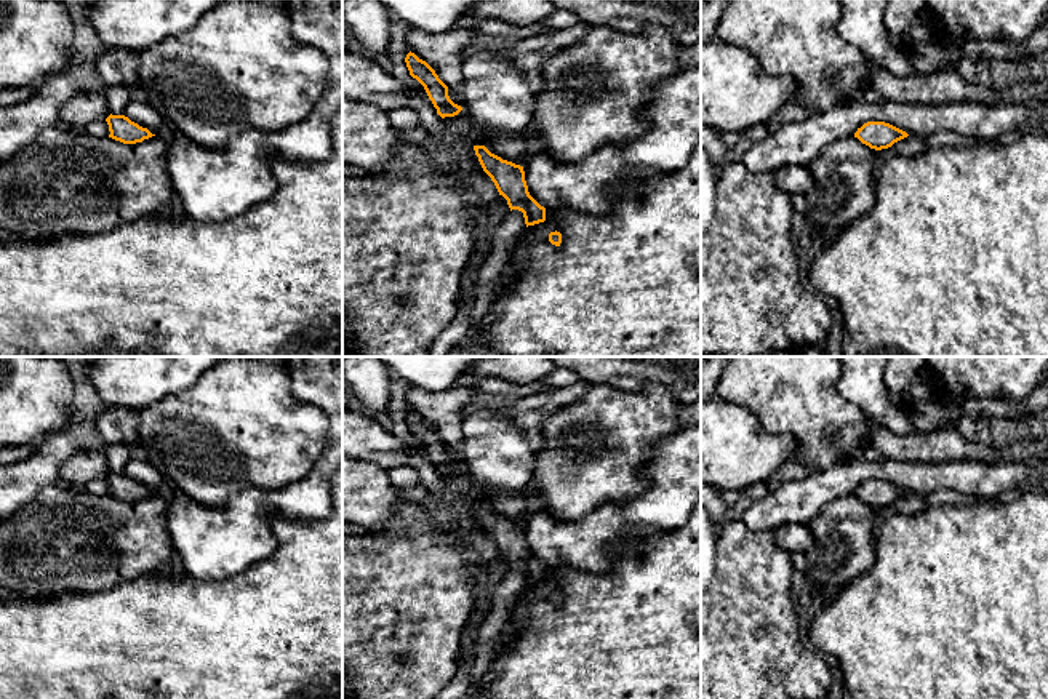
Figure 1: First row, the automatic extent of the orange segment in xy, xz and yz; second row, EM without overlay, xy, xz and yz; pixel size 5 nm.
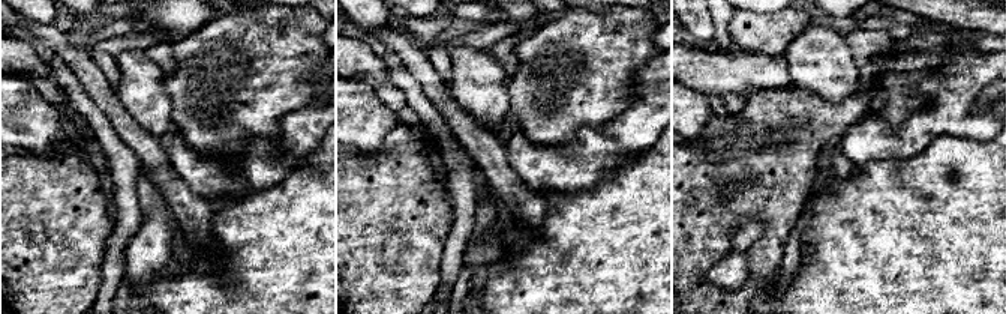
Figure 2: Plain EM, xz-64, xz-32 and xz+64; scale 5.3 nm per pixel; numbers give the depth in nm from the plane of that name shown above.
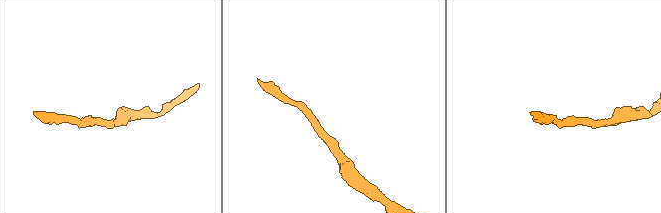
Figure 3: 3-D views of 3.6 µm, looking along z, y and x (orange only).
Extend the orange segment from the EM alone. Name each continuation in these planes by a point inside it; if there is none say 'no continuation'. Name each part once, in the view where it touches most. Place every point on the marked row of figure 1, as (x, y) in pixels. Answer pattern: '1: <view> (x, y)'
no continuation

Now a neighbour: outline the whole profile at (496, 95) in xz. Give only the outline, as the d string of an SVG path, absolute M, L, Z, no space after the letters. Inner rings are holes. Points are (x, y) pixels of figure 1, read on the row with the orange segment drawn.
M496 51L475 53L464 59L462 78L462 110L470 118L510 136L520 136L530 130L538 86L522 75L512 59L502 59Z

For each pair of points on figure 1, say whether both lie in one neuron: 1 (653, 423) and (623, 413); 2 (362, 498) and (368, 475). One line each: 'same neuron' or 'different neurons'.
1: same neuron
2: same neuron

